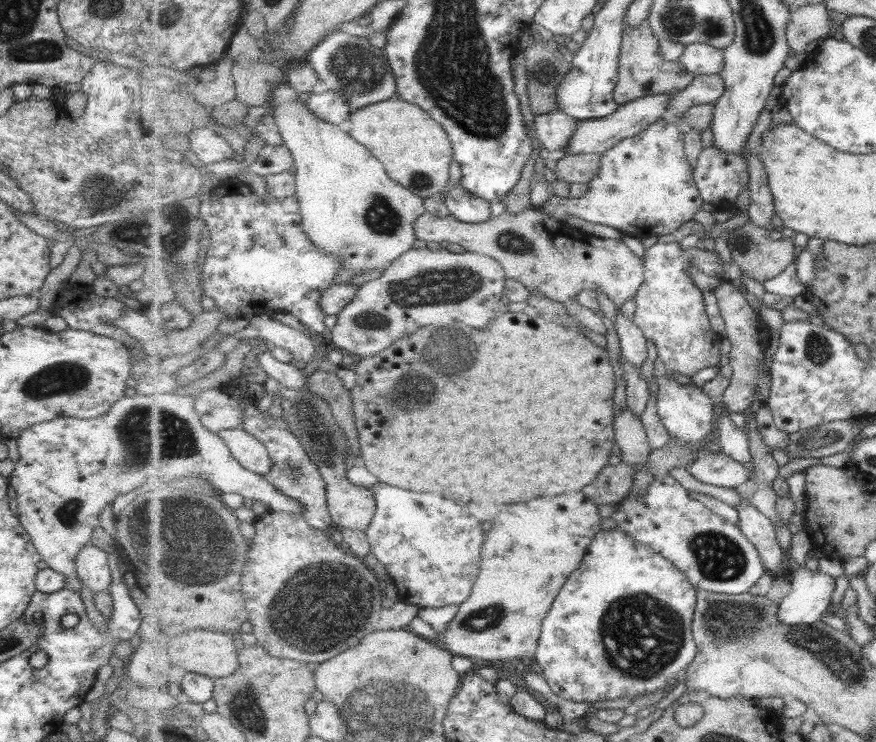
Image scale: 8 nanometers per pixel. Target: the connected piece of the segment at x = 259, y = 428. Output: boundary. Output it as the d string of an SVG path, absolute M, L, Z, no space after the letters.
M246 397L245 422L242 428L249 431L267 448L272 460L271 472L265 474L265 479L273 484L279 491L289 498L294 498L304 504L304 517L311 526L319 530L327 530L332 525L332 516L328 509L328 492L325 490L325 480L319 470L318 464L310 457L301 439L293 434L289 423L282 416L273 420L273 414L261 412L253 398Z

